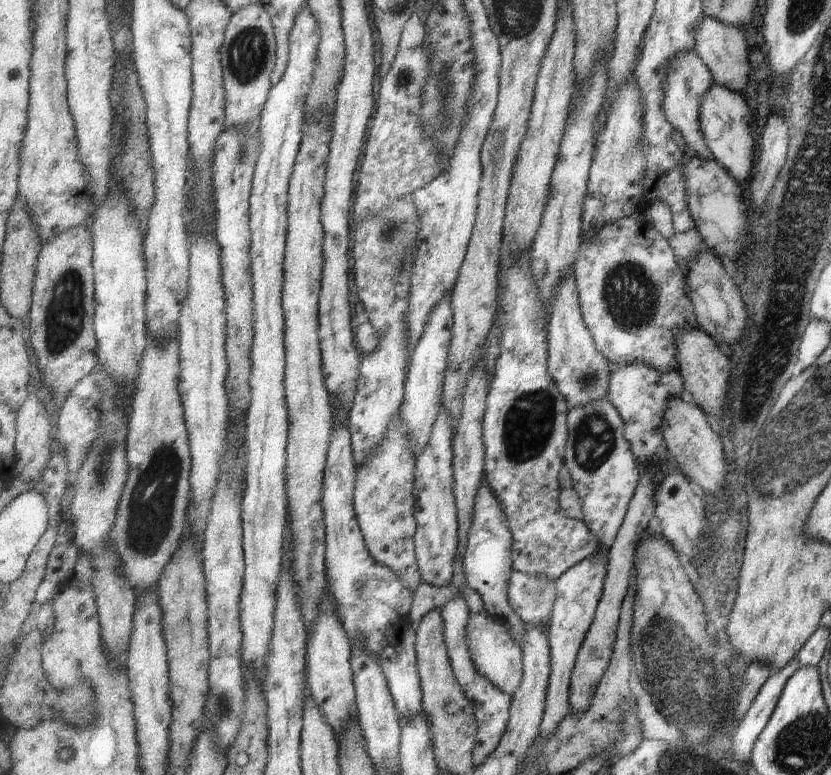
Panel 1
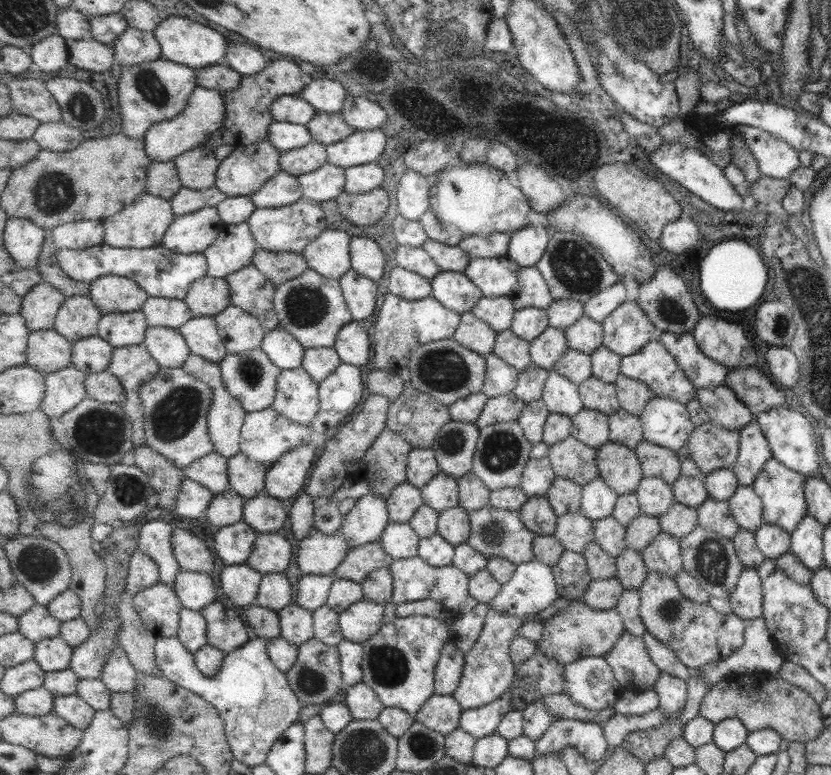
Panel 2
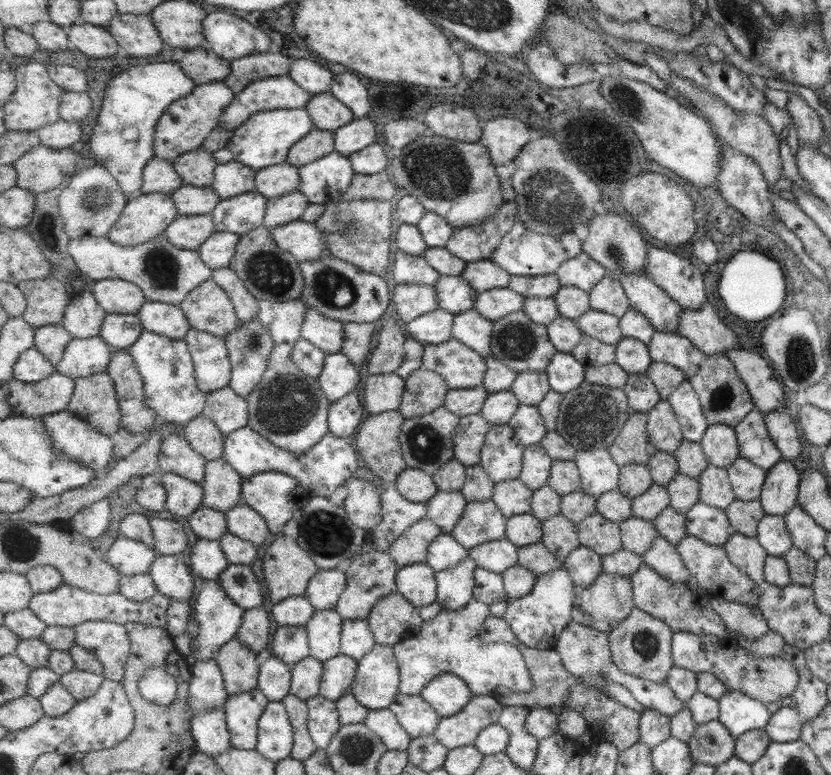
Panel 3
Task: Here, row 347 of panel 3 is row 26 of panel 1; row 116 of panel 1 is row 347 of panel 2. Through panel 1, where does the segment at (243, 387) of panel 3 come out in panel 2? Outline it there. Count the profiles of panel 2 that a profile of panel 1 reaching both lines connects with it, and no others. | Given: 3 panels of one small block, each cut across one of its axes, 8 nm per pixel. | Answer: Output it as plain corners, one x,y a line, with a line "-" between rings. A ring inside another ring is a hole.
231,304
215,317
229,353
245,352
262,346
267,330
252,313

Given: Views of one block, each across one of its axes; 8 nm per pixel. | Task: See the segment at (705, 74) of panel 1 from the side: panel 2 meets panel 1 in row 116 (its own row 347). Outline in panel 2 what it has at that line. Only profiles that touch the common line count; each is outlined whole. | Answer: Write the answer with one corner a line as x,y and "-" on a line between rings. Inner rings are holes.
663,331
656,338
673,353
695,389
725,383
727,369
700,351
692,332
675,334

